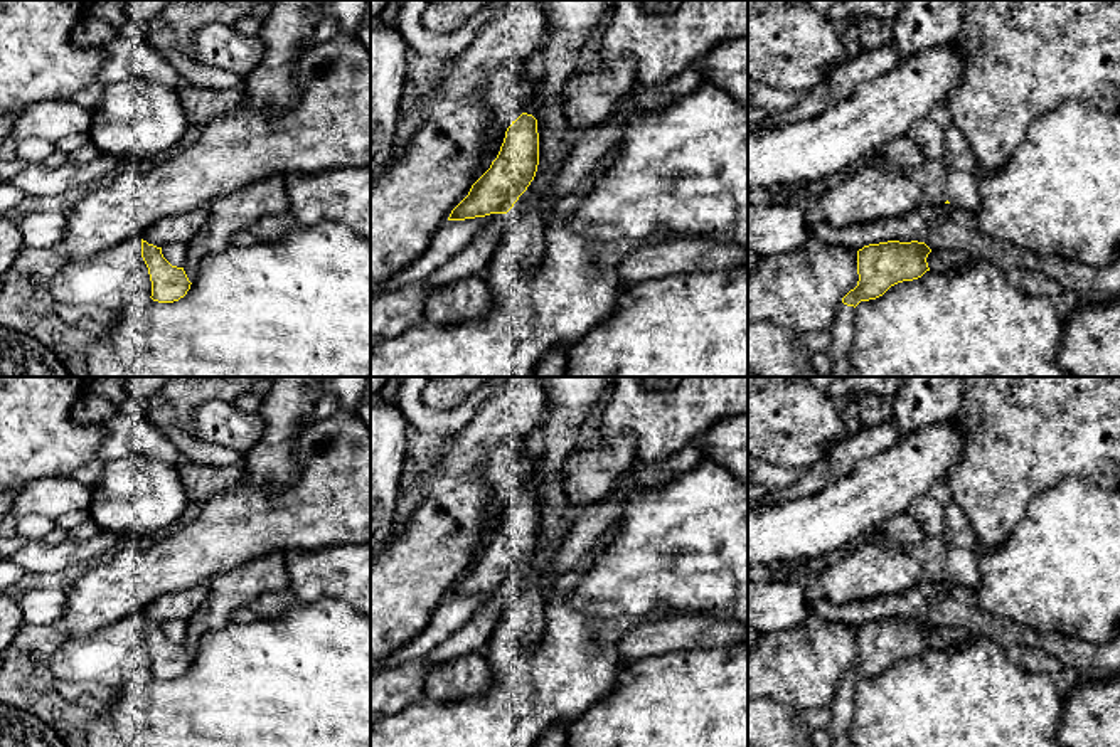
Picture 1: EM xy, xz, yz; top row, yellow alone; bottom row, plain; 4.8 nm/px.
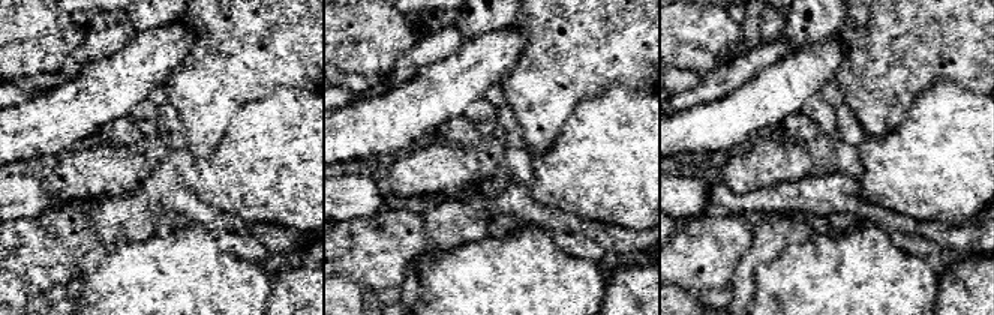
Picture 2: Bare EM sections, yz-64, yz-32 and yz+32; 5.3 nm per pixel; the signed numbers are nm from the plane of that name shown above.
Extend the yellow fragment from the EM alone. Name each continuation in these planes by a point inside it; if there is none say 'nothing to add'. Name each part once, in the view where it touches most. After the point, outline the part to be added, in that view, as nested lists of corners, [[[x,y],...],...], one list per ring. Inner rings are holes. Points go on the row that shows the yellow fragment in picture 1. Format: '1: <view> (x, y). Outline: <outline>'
1: yz (842, 330). Outline: [[[842,301],[837,305],[830,333],[832,333],[832,343],[829,348],[832,358],[830,377],[849,377],[847,355],[852,347],[856,333],[854,306],[847,306]]]

